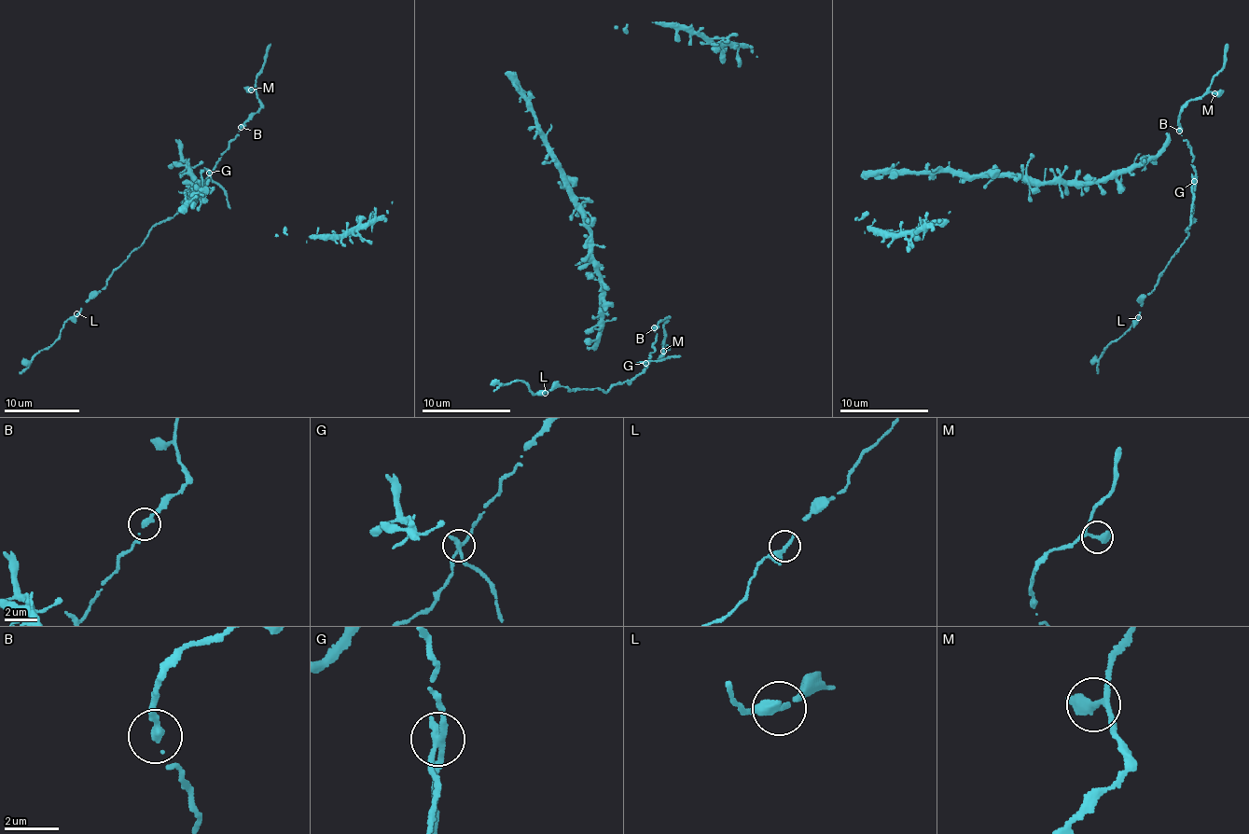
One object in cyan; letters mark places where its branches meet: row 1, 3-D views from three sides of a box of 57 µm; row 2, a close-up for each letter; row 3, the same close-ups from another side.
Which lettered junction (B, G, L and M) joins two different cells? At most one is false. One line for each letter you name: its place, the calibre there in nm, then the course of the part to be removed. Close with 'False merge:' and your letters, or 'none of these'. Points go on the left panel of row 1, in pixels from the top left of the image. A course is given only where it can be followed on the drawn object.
G: place (209, 173); calibre 220 nm; course (210, 172), (210, 178), (225, 191), (230, 208)
False merge: G

